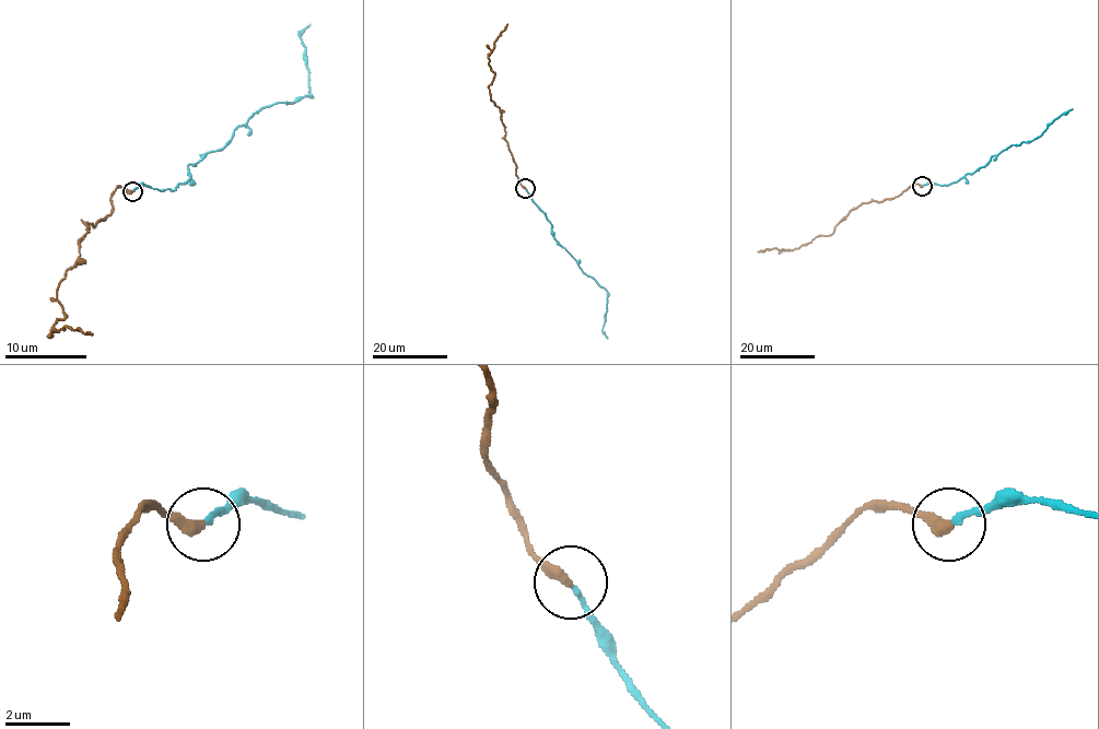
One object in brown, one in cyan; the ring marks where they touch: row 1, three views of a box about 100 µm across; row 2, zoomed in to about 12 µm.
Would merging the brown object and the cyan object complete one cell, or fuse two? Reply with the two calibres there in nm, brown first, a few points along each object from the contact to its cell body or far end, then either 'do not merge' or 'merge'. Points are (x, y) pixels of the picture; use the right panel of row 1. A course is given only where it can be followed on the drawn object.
360/150 nm | brown via (922, 186), (912, 184), (898, 196), (853, 208), (833, 233), (819, 235), (798, 247), (757, 251) | cyan via (923, 185), (948, 185), (974, 173), (1012, 144), (1037, 138), (1054, 120), (1073, 109) | do not merge

